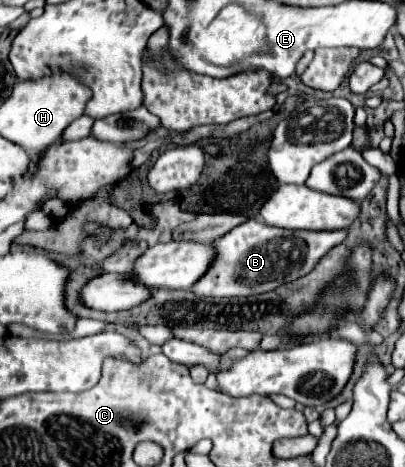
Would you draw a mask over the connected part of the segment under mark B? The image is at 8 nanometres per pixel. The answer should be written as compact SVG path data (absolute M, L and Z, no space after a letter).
M249 219L211 243L215 245L215 261L211 261L211 269L191 291L199 297L241 297L273 291L287 281L307 275L319 257L345 237L347 231L289 231Z

